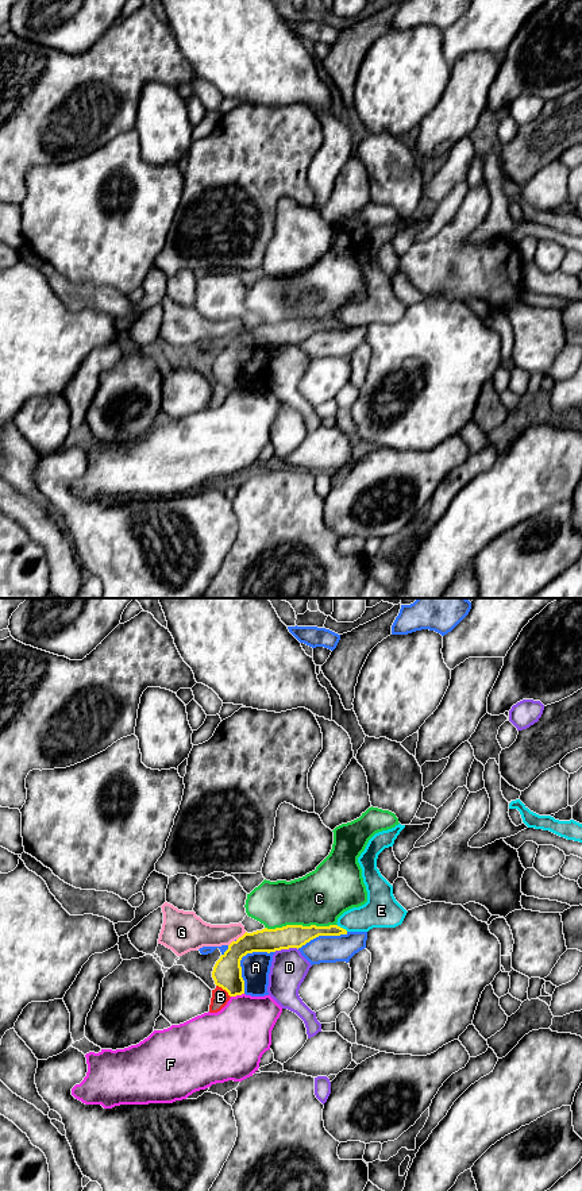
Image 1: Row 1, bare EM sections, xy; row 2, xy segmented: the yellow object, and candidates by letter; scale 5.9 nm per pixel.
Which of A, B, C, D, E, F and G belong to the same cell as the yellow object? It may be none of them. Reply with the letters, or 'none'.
none

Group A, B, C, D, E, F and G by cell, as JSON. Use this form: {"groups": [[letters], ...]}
{"groups": [["A"], ["B"], ["C"], ["D"], ["E"], ["F"], ["G"]]}

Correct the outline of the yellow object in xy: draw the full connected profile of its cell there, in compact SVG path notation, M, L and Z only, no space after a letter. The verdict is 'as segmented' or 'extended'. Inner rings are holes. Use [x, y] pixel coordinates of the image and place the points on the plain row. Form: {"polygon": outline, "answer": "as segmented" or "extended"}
{"polygon": "M286 320L275 324L262 324L244 328L228 340L228 344L216 356L212 373L215 379L228 388L230 392L244 389L244 375L242 373L240 355L253 347L275 347L289 343L301 343L319 331L340 331L347 325L338 321L302 321Z", "answer": "as segmented"}

